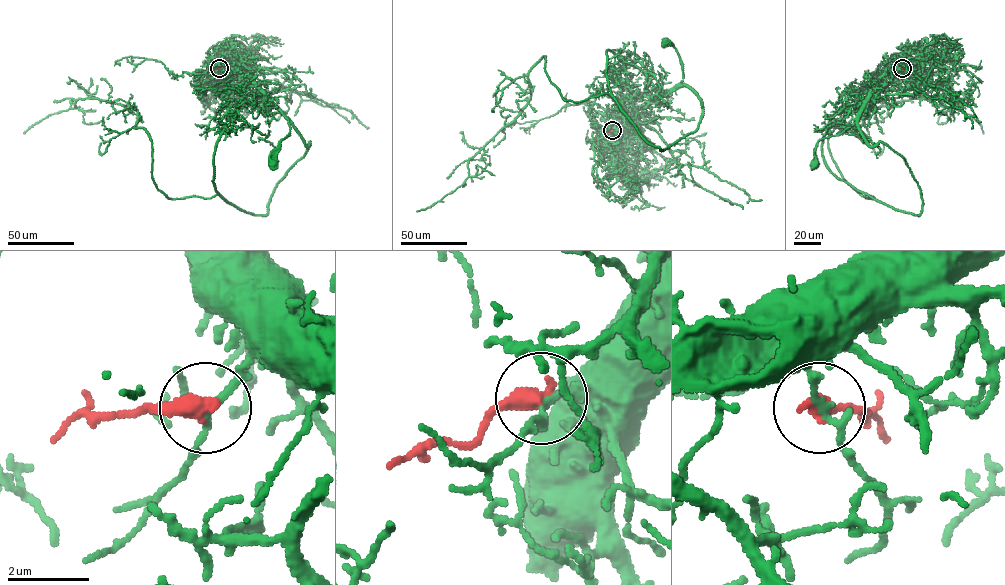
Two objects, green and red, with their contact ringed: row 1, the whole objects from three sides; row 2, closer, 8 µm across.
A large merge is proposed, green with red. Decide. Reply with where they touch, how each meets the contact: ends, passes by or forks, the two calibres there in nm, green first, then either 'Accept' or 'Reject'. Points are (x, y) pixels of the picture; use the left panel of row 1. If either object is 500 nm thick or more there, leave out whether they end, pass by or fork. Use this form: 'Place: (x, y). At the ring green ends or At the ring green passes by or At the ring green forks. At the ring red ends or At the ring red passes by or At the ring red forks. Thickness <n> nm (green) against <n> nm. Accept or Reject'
Place: (219, 68). At the ring green passes by. At the ring red ends. Thickness 180 nm (green) against 460 nm. Reject

